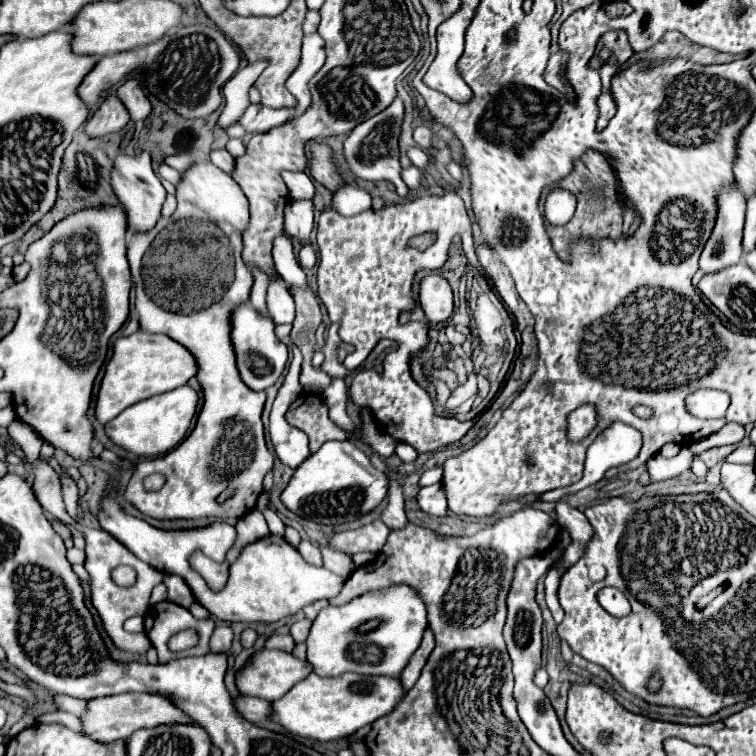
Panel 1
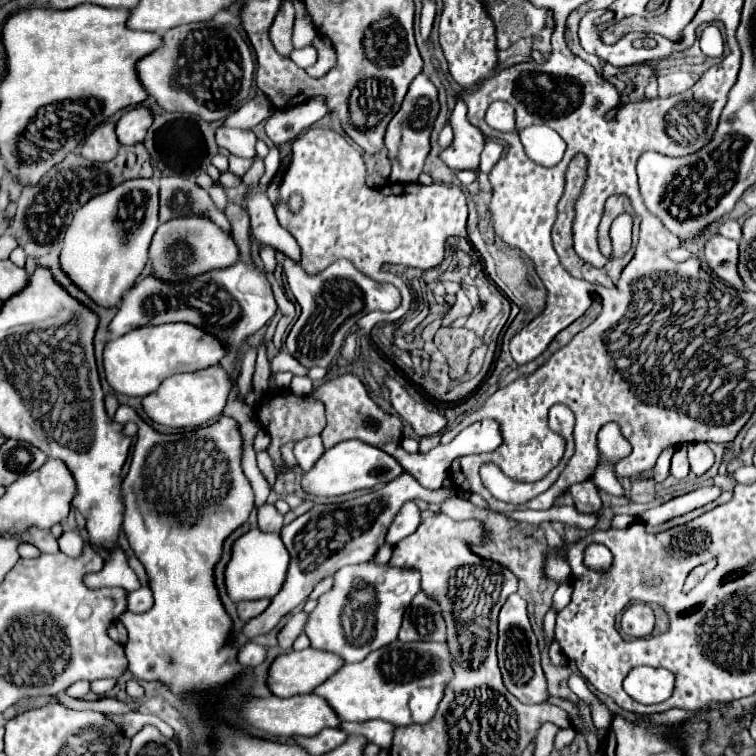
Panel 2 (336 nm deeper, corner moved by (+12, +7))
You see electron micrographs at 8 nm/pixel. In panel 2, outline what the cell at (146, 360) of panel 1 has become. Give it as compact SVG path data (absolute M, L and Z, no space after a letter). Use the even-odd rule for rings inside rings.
M174 322L162 326L142 326L106 344L104 370L114 392L136 398L156 390L168 376L216 366L224 354L224 346L214 336L208 336L204 330L192 324Z

